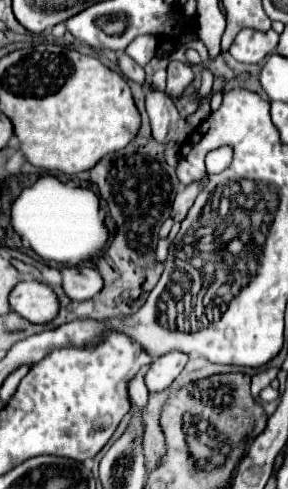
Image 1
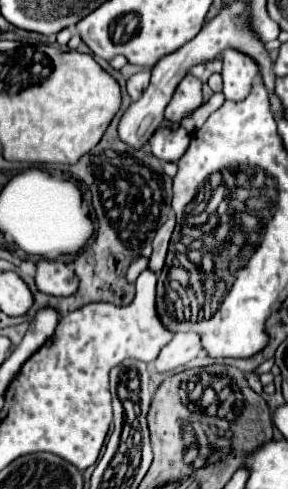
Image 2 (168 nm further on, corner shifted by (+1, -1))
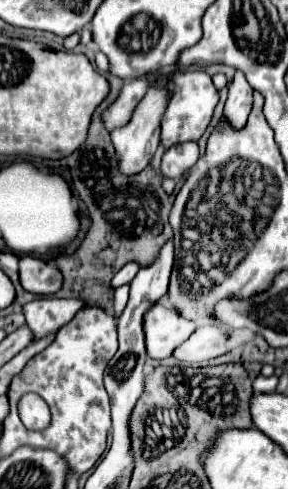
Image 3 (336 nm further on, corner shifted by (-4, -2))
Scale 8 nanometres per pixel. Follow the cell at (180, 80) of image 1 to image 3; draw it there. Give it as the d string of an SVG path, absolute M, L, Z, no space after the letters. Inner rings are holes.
M179 69L169 79L169 91L171 91L171 101L169 101L169 107L161 119L161 143L167 149L175 143L199 141L199 137L209 127L213 109L219 101L219 93L217 93L211 77L205 71Z

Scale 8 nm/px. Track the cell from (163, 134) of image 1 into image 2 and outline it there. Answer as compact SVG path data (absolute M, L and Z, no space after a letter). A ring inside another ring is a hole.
M160 128L150 138L150 150L162 162L178 162L188 146L190 134L184 128Z

